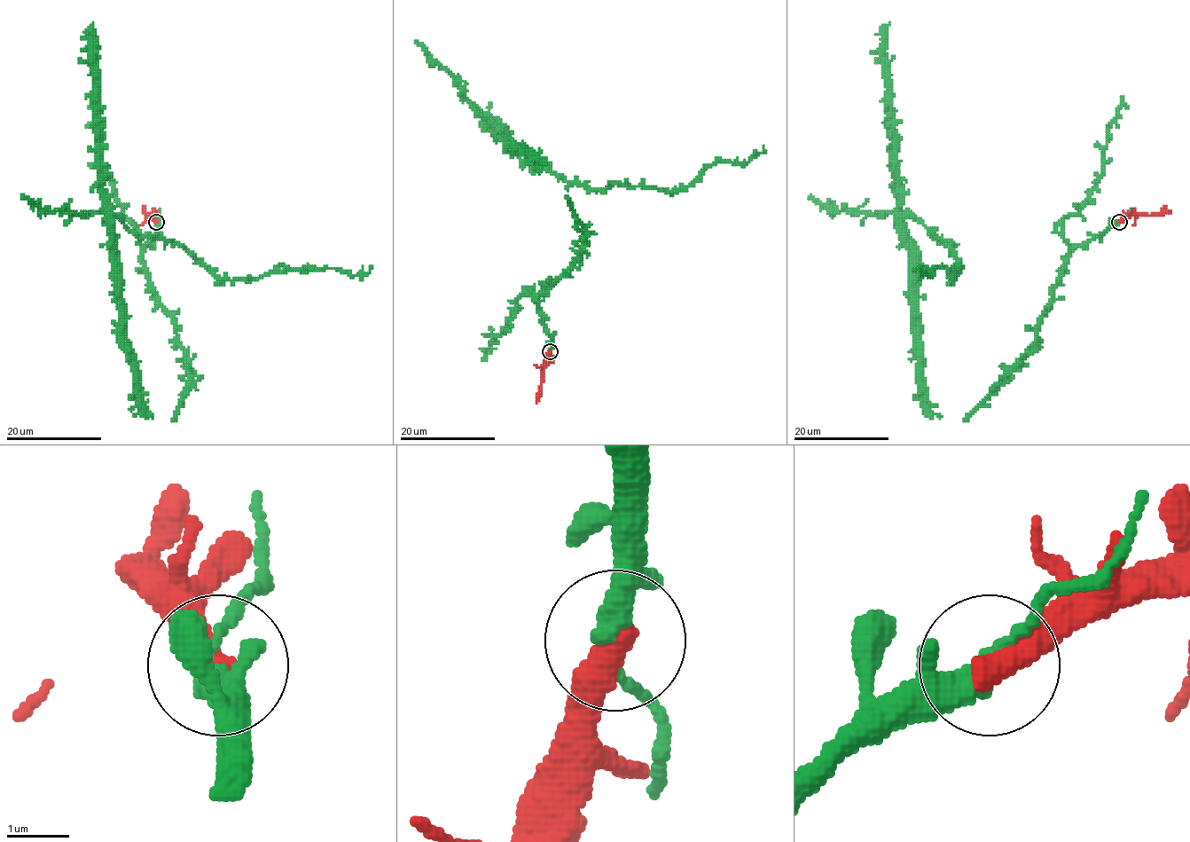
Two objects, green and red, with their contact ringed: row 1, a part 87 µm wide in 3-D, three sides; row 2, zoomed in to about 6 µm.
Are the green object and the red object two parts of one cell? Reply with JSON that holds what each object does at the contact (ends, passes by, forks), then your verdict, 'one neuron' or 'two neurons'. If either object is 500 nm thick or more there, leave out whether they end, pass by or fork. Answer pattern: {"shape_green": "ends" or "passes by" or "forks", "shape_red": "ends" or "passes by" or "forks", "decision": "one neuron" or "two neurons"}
{"decision": "one neuron"}

